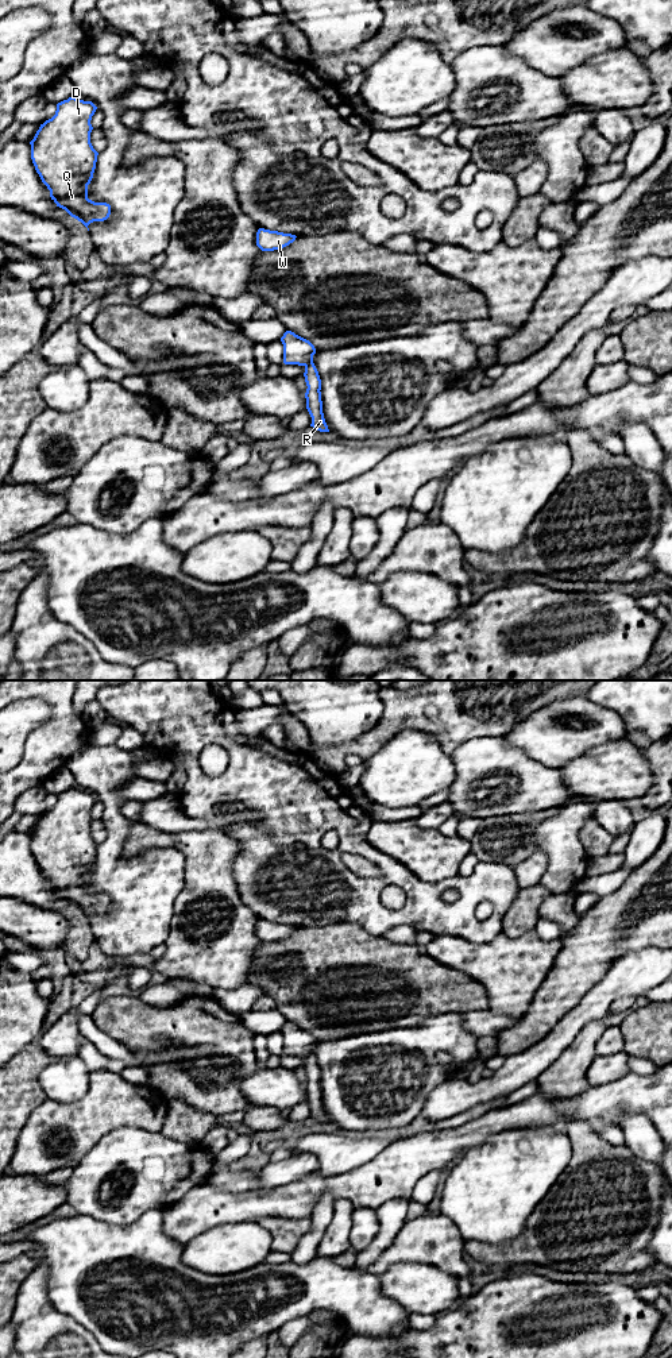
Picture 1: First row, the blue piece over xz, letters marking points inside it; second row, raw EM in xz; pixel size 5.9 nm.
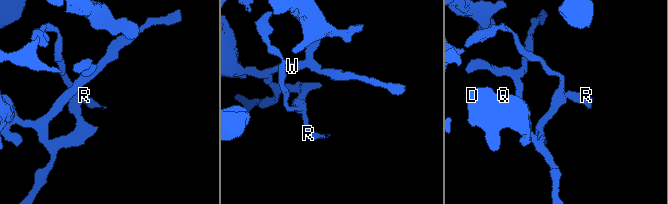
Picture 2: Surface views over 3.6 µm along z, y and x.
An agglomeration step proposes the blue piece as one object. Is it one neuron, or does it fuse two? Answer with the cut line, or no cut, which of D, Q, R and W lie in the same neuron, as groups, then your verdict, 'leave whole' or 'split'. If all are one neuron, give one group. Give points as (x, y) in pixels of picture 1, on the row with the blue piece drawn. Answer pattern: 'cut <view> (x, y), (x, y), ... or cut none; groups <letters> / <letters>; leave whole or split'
cut xz (312, 359), (305, 366); groups D Q W / R; split

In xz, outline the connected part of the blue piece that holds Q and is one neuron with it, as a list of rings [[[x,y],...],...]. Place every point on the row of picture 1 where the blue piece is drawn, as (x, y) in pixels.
[[[69,97],[57,104],[55,115],[40,124],[31,144],[31,159],[42,182],[50,190],[51,200],[86,228],[93,221],[104,221],[111,205],[88,198],[88,185],[93,178],[99,153],[90,143],[90,120],[97,107],[92,101]]]

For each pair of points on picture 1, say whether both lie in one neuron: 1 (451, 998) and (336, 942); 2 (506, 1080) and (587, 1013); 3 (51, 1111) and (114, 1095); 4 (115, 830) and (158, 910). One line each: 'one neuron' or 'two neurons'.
1: one neuron
2: one neuron
3: one neuron
4: one neuron

